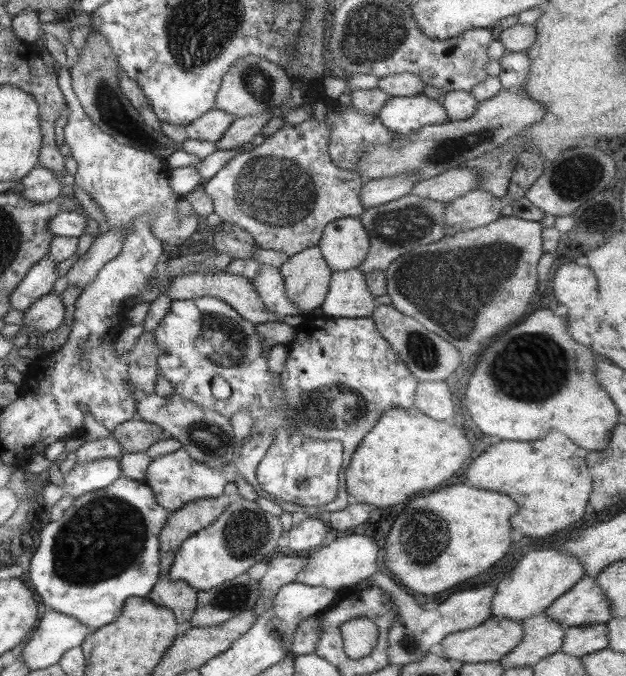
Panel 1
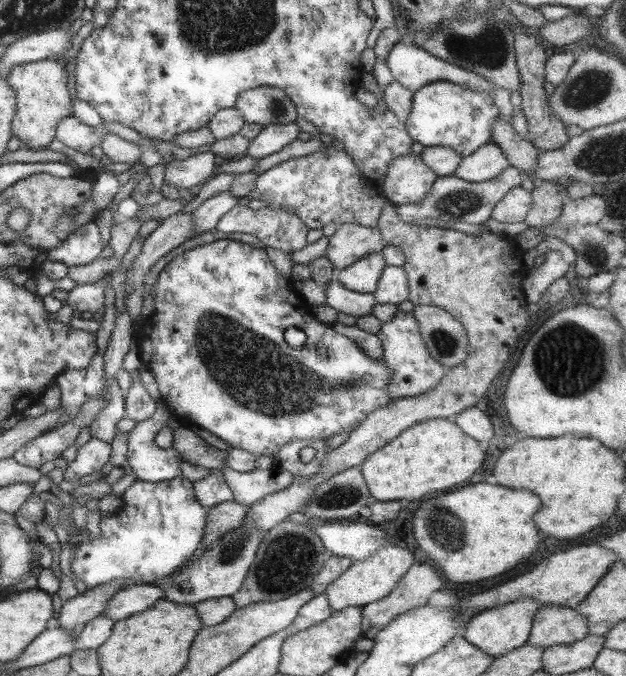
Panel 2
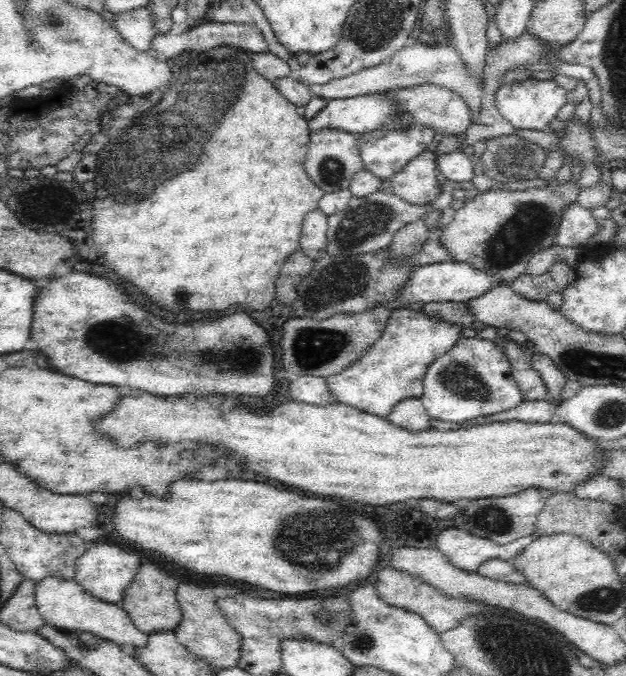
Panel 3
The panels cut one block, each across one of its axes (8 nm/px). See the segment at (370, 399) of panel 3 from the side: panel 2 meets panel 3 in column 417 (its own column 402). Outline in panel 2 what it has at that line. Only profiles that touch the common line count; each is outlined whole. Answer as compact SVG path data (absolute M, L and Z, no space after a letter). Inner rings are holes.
M397 310L392 319L381 322L375 335L383 346L383 365L390 371L390 380L386 384L386 398L387 395L389 399L403 399L424 394L448 375L447 368L441 367L439 362L435 362L429 356L427 346L423 344L423 338L419 334L419 324L415 322L411 312Z

